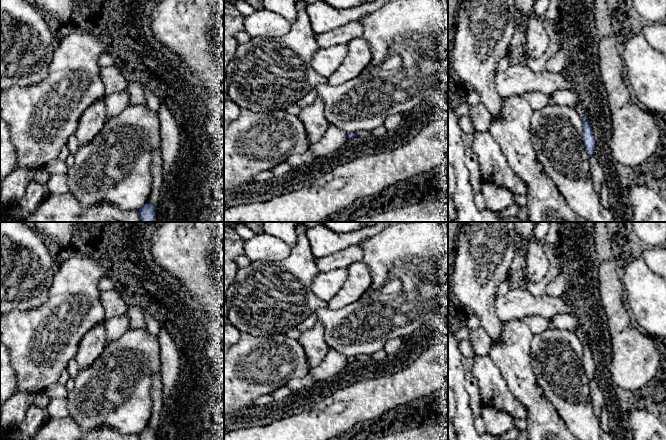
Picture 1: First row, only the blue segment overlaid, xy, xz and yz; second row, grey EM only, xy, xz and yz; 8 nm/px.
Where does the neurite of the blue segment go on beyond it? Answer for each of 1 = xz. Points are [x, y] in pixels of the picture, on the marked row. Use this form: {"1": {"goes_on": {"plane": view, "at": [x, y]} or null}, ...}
{"1": {"goes_on": null}}

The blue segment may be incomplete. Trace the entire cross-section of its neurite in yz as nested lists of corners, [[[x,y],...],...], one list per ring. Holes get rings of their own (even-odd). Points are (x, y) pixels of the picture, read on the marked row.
[[[580,102],[577,105],[576,111],[582,117],[582,121],[583,121],[583,142],[584,142],[587,154],[589,155],[589,157],[591,157],[595,153],[595,151],[594,151],[595,139],[594,139],[594,136],[593,136],[593,133],[592,133],[592,127],[590,125],[590,122],[589,122],[588,118],[586,117],[586,110],[585,110],[582,102]]]

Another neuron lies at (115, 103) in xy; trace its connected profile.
[[[127,90],[105,95],[106,119],[120,114],[129,106],[130,95]]]

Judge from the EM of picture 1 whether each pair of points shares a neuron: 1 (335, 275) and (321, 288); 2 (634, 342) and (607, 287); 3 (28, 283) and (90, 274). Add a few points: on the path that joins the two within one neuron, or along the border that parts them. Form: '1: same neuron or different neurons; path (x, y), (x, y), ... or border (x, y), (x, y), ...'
1: same neuron; path (332, 278), (324, 286)
2: same neuron; path (622, 328), (613, 301)
3: different neurons; border (55, 272), (46, 302)

